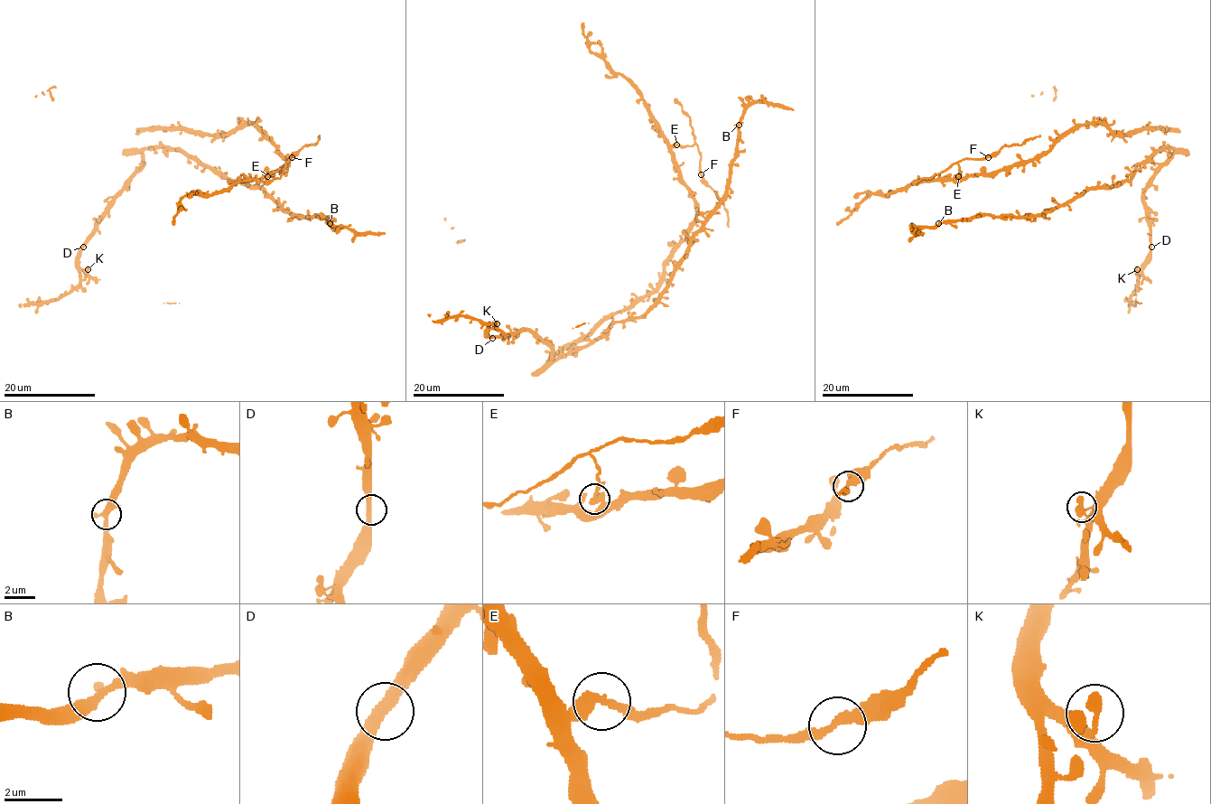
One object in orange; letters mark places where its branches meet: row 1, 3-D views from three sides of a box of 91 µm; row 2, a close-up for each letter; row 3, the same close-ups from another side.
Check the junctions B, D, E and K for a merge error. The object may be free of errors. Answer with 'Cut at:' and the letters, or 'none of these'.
Cut at: E

